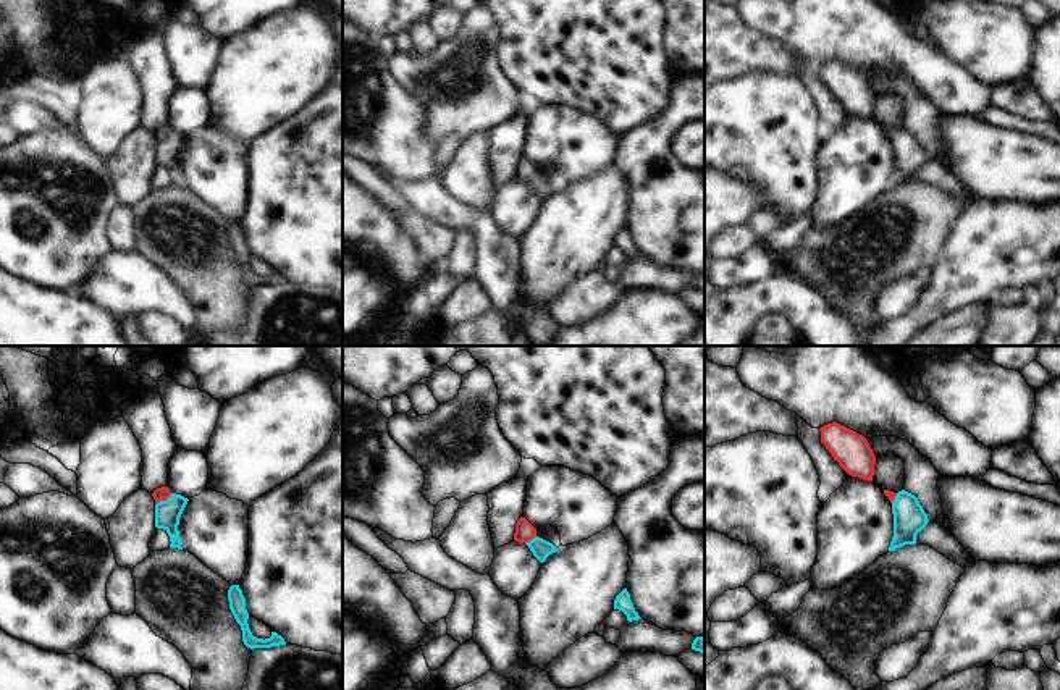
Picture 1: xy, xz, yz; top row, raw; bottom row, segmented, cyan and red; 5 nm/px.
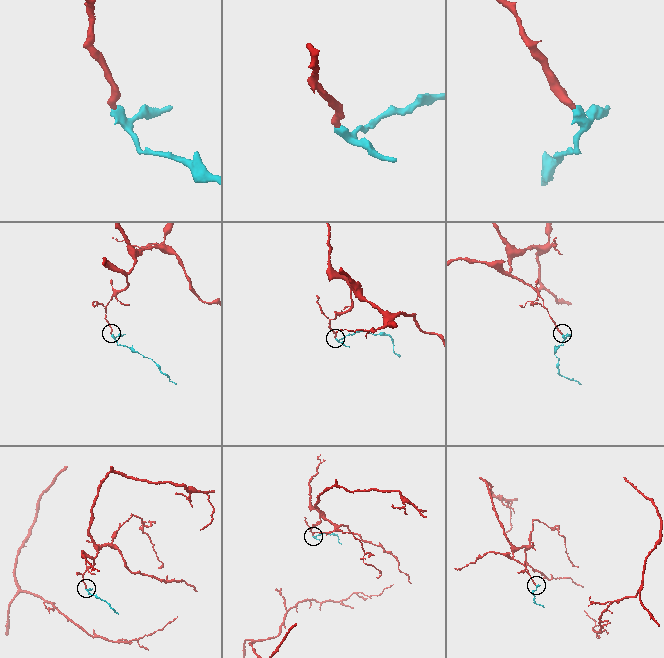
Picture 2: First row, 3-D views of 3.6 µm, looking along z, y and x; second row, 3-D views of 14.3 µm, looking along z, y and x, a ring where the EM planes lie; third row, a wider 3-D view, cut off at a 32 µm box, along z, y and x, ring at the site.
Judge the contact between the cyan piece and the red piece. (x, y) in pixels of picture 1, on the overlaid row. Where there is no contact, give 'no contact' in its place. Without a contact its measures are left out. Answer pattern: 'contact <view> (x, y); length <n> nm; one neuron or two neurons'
contact xy (164, 501); length 90 nm; one neuron

